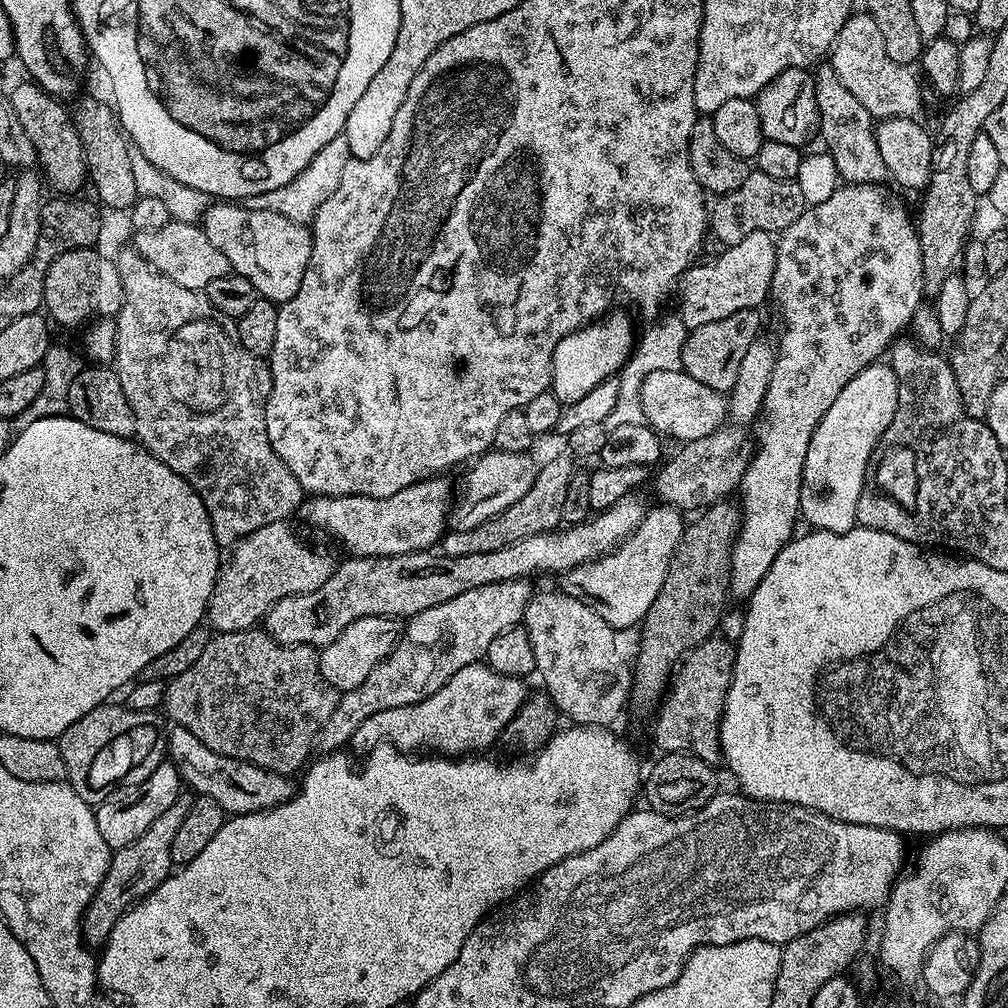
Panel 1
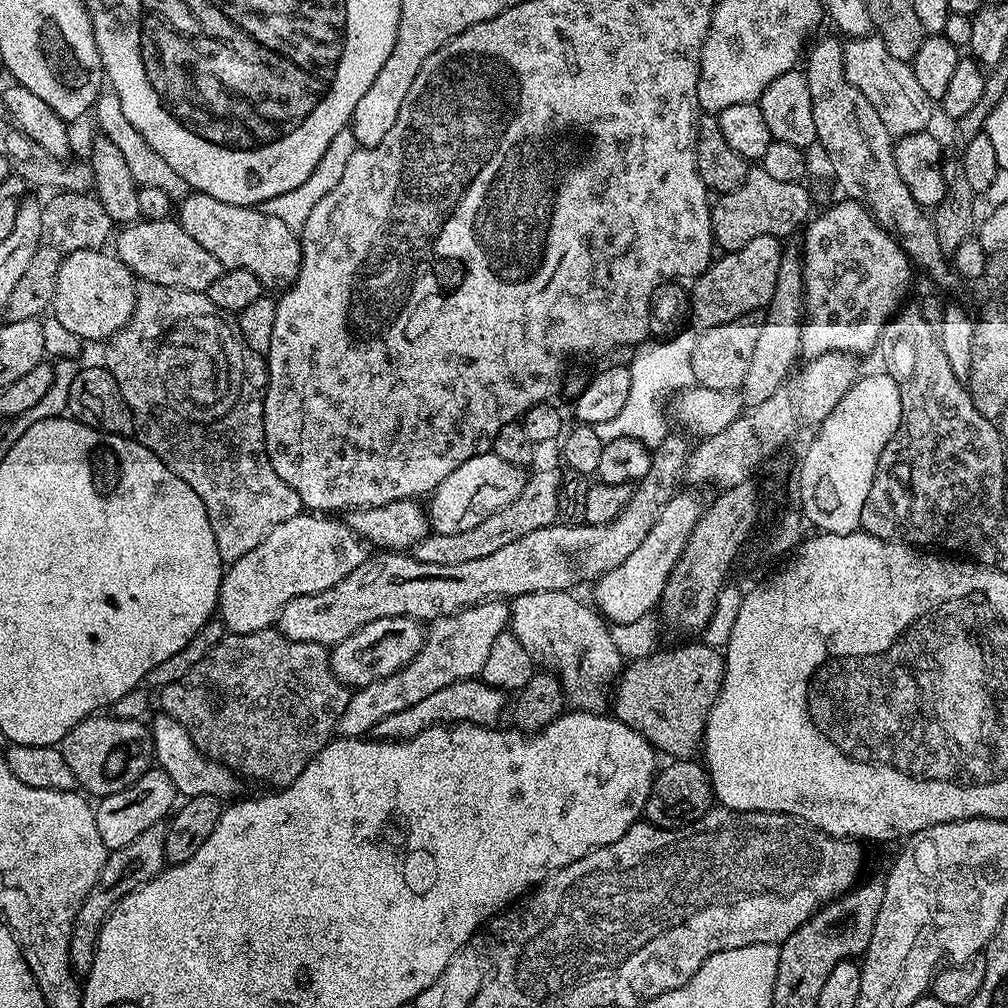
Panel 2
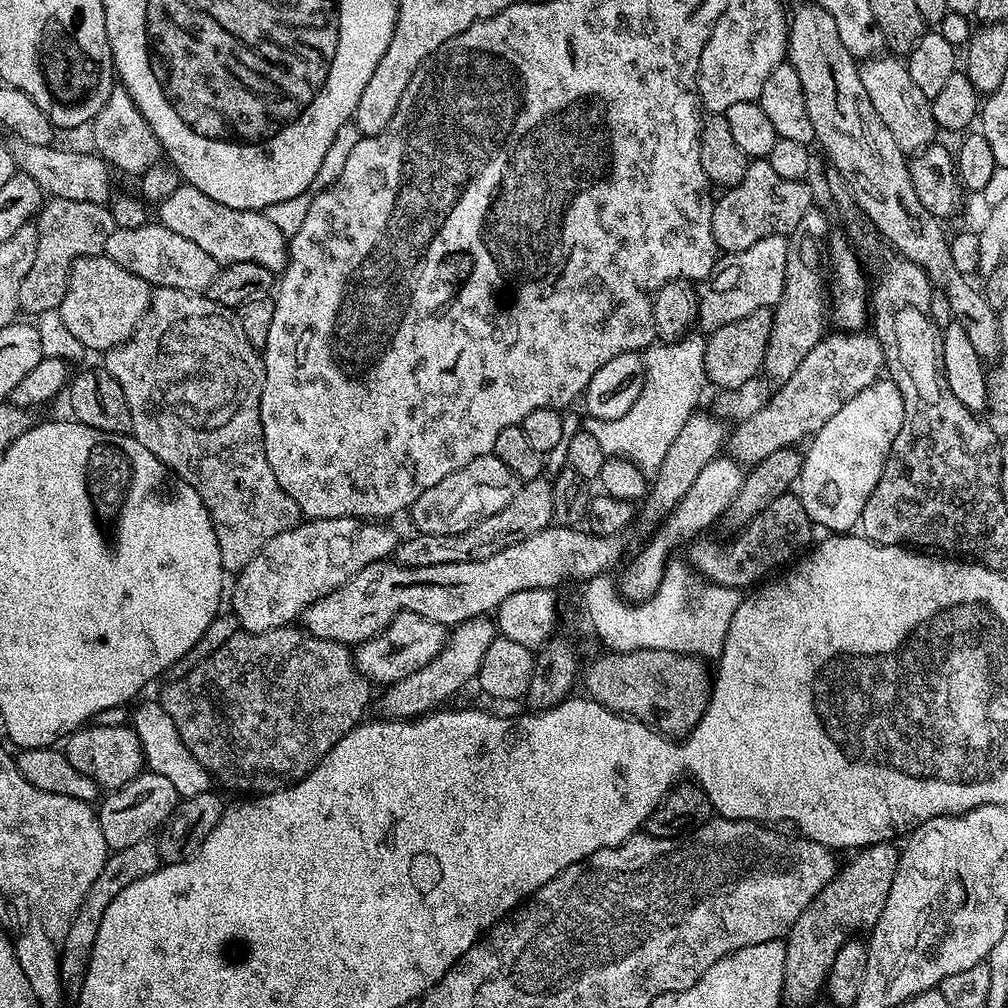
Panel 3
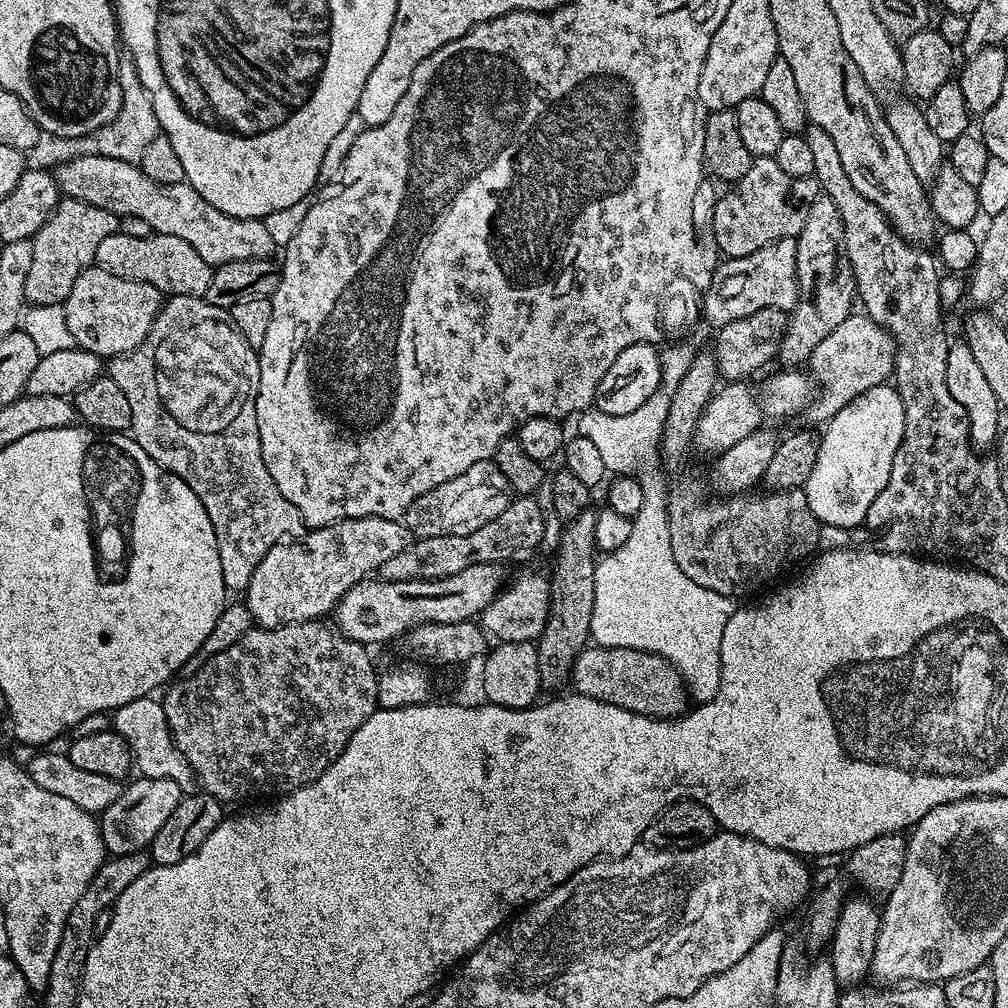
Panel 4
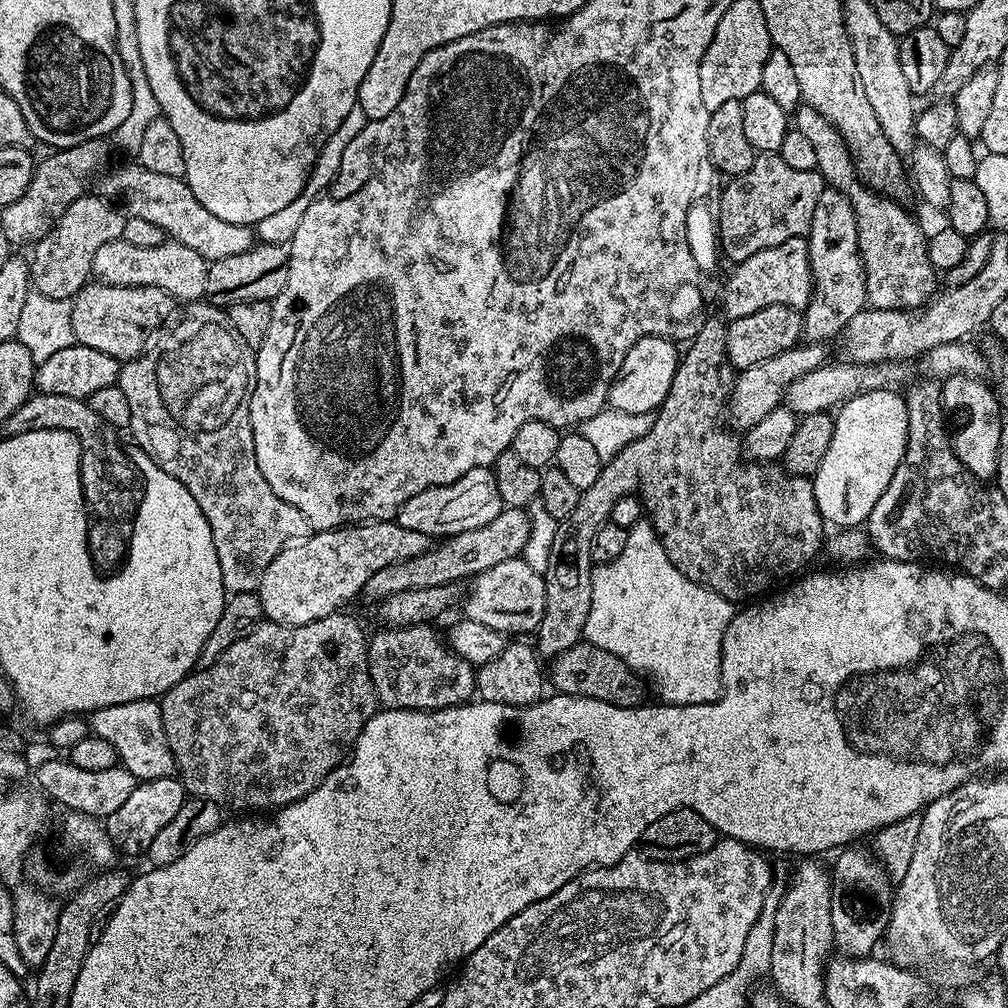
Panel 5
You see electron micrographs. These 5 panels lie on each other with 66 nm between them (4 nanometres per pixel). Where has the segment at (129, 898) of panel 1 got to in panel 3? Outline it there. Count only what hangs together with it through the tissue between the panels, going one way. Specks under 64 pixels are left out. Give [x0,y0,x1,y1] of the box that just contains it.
[60,838,161,998]

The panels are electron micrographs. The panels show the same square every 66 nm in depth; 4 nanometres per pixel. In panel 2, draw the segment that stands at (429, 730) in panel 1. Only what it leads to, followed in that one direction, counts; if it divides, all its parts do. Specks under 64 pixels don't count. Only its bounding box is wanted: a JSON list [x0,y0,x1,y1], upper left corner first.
[374,678,505,740]

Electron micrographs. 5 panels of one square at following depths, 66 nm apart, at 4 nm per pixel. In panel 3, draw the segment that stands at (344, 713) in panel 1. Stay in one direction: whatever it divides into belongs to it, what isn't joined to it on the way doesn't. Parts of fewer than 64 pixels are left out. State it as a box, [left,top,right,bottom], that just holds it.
[379,616,498,720]

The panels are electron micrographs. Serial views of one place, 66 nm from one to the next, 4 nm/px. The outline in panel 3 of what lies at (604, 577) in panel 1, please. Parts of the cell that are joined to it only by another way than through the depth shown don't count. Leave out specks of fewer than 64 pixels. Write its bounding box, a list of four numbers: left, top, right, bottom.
[622,454,744,602]

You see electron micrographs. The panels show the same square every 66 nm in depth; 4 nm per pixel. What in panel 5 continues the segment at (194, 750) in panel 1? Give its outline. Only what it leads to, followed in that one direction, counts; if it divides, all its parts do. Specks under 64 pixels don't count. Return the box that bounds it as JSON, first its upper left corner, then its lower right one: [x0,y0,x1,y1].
[87,699,176,781]

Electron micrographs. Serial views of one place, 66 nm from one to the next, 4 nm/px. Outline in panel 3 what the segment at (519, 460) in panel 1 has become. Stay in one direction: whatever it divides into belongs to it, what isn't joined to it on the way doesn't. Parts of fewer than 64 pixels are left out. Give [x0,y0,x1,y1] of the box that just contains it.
[410,454,521,534]

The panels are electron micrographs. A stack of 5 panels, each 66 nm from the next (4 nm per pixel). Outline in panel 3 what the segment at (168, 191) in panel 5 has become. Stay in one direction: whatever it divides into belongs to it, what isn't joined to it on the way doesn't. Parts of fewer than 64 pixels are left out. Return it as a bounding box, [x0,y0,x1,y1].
[10,138,288,274]

